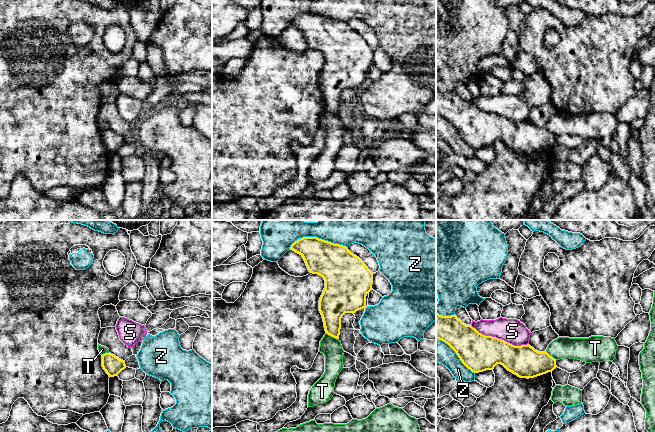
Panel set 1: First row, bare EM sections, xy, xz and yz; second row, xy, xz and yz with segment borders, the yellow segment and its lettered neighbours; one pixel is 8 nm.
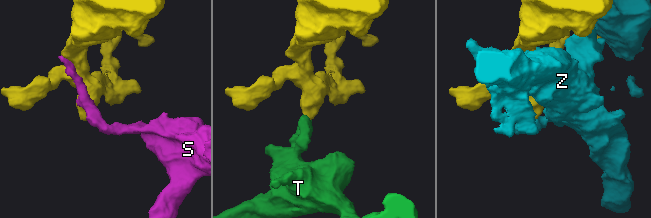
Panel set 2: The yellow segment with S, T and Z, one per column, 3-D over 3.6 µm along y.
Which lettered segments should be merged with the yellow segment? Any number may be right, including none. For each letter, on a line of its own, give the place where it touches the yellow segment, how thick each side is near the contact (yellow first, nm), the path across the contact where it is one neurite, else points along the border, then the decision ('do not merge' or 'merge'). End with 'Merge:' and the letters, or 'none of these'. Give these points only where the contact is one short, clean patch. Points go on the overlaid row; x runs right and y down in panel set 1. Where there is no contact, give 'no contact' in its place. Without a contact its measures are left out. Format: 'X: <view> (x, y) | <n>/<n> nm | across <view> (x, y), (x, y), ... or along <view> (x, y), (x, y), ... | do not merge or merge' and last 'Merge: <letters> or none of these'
S: yz (499, 339) | 300/190 nm | do not merge
T: xz (332, 336) | 220/160 nm | along xz (326, 332), (337, 339) | do not merge
Z: xz (316, 237) | 300/380 nm | do not merge
Merge: none of these

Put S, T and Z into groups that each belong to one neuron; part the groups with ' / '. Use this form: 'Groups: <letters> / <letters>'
Groups: S / T / Z

